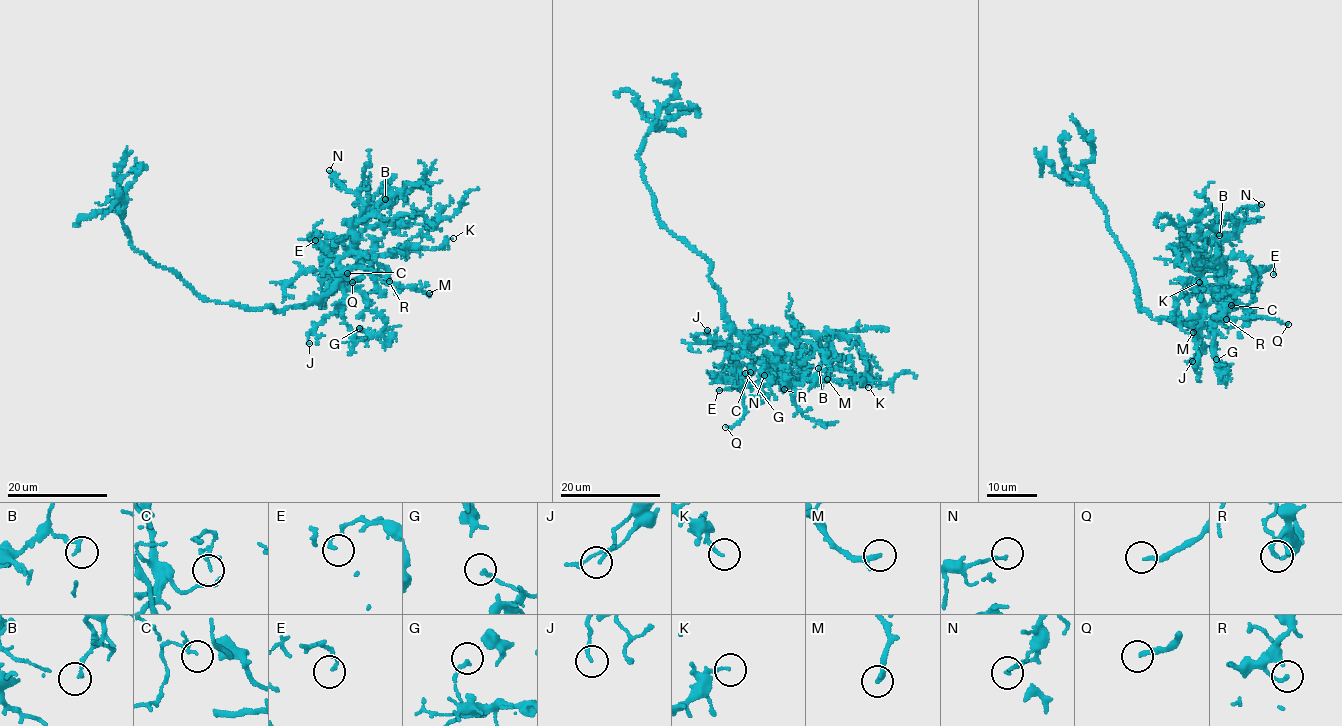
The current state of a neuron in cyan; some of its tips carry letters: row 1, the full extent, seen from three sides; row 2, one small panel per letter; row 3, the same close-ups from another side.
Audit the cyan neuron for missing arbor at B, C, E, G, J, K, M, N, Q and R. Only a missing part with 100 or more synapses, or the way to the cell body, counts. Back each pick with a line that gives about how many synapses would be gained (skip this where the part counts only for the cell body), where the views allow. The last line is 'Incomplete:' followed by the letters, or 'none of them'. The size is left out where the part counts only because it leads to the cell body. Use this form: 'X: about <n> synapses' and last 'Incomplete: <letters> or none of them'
Incomplete: Q

